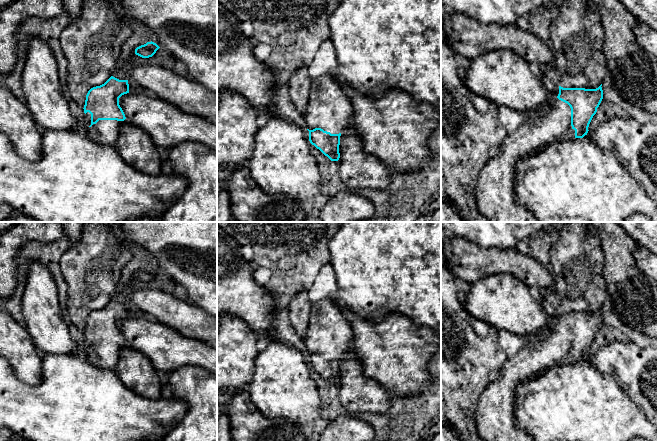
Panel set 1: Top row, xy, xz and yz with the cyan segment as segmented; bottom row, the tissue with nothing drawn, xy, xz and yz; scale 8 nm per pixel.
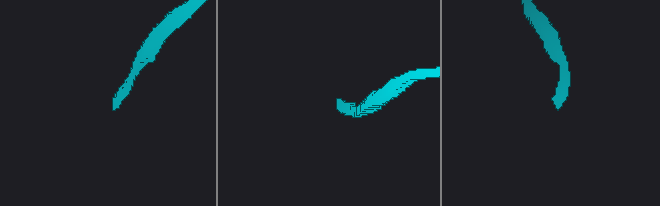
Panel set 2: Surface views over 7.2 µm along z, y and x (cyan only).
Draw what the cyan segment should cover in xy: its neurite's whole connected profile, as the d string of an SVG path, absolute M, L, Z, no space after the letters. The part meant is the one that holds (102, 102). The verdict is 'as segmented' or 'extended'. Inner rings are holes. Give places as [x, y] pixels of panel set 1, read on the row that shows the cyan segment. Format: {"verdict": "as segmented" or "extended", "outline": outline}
{"verdict": "extended", "outline": "M111 76L104 84L91 88L84 105L85 134L100 145L115 146L121 122L126 119L119 98L129 93L128 80Z"}

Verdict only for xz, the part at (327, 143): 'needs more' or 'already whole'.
needs more

